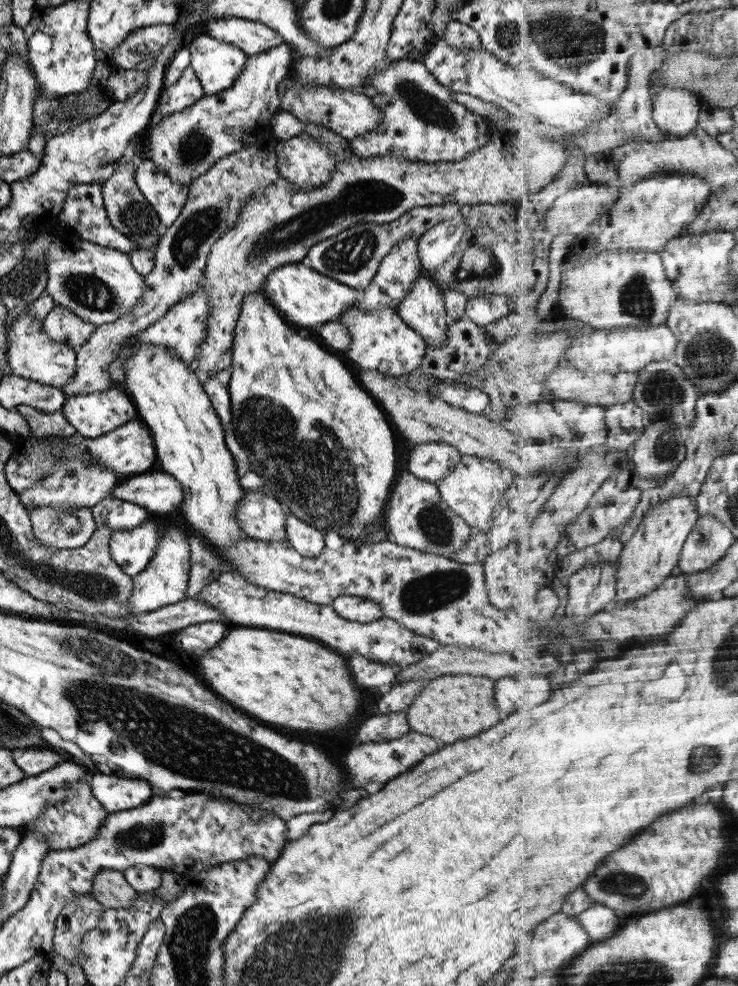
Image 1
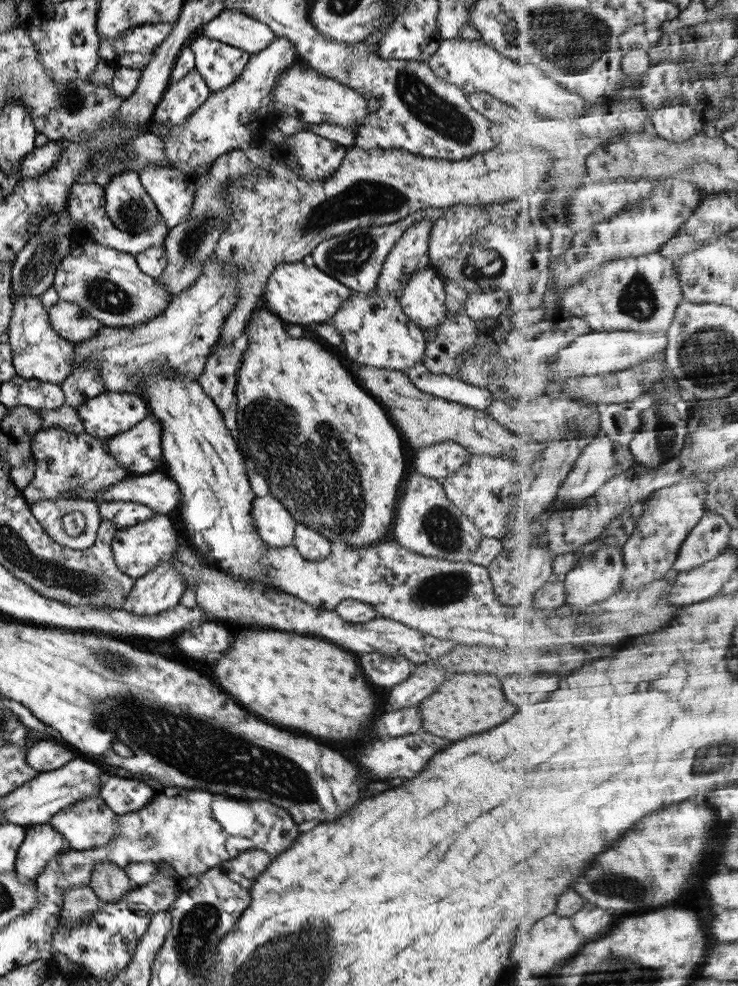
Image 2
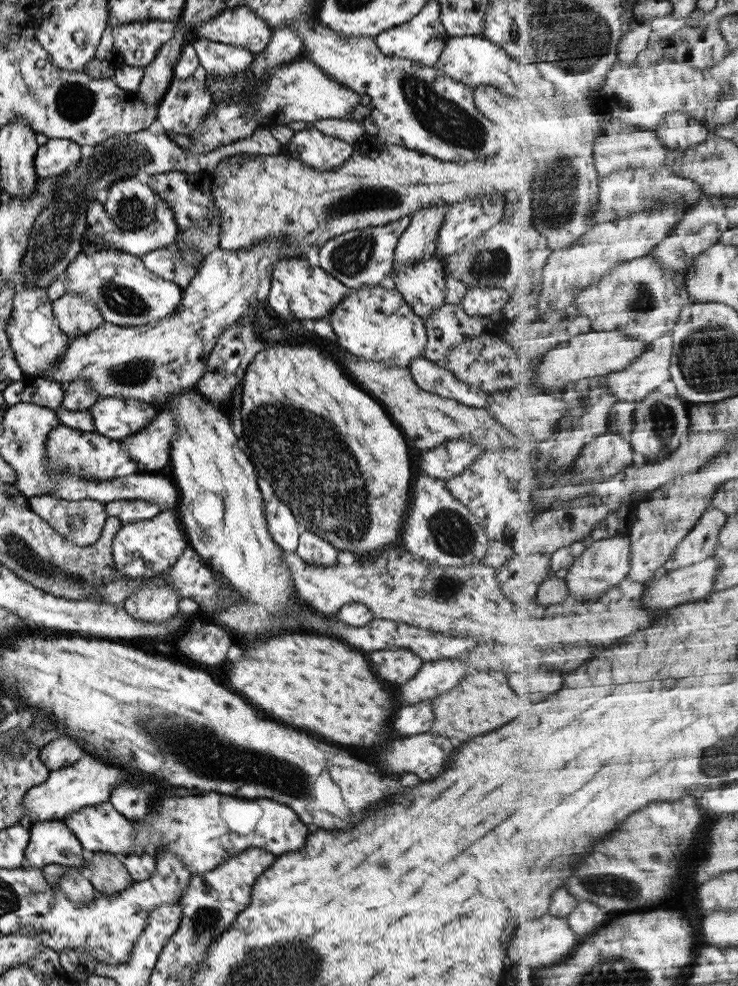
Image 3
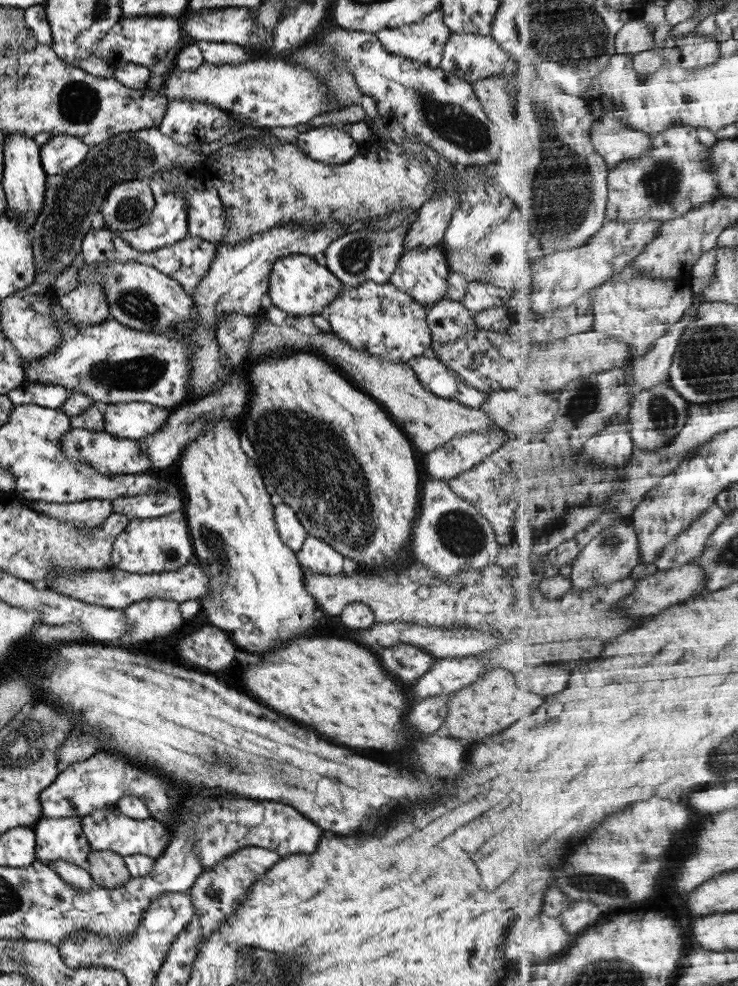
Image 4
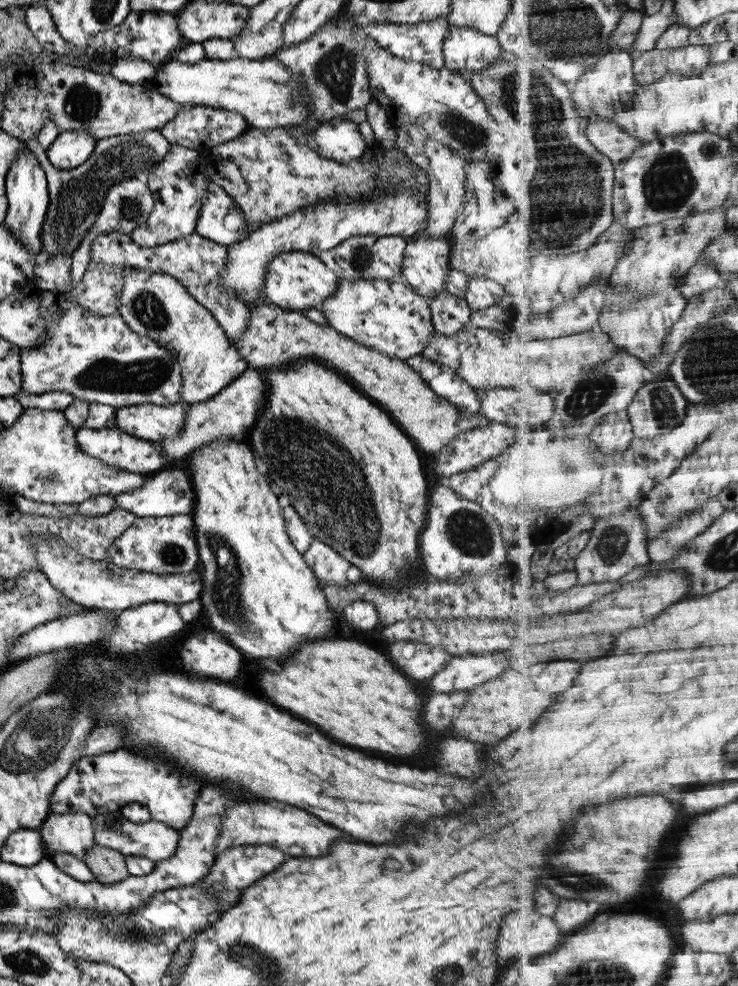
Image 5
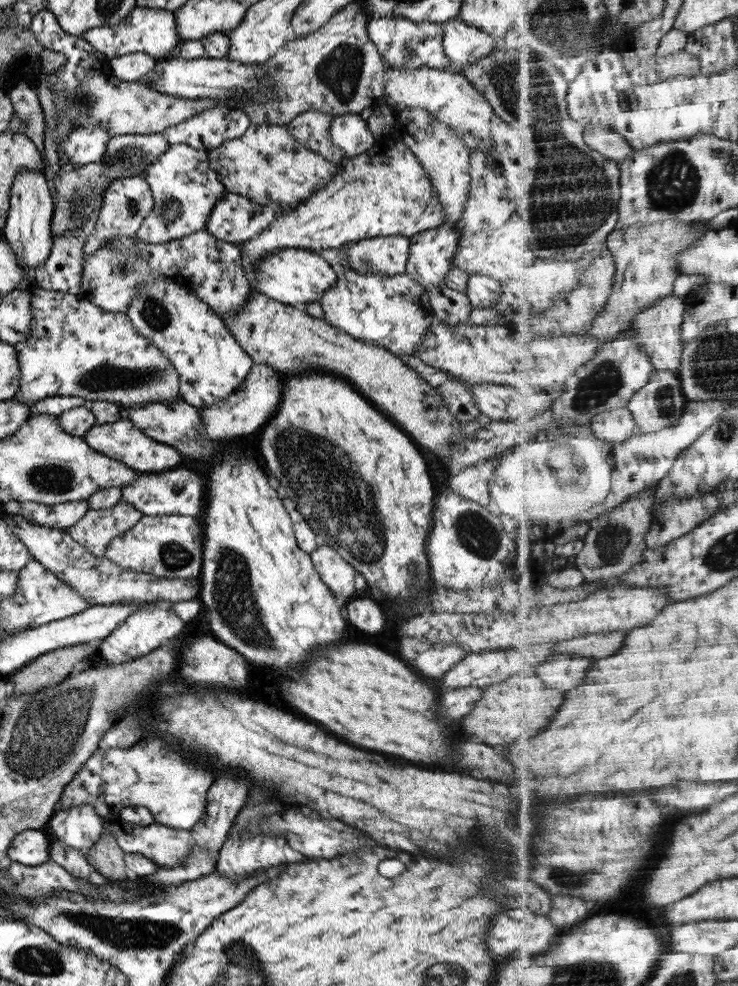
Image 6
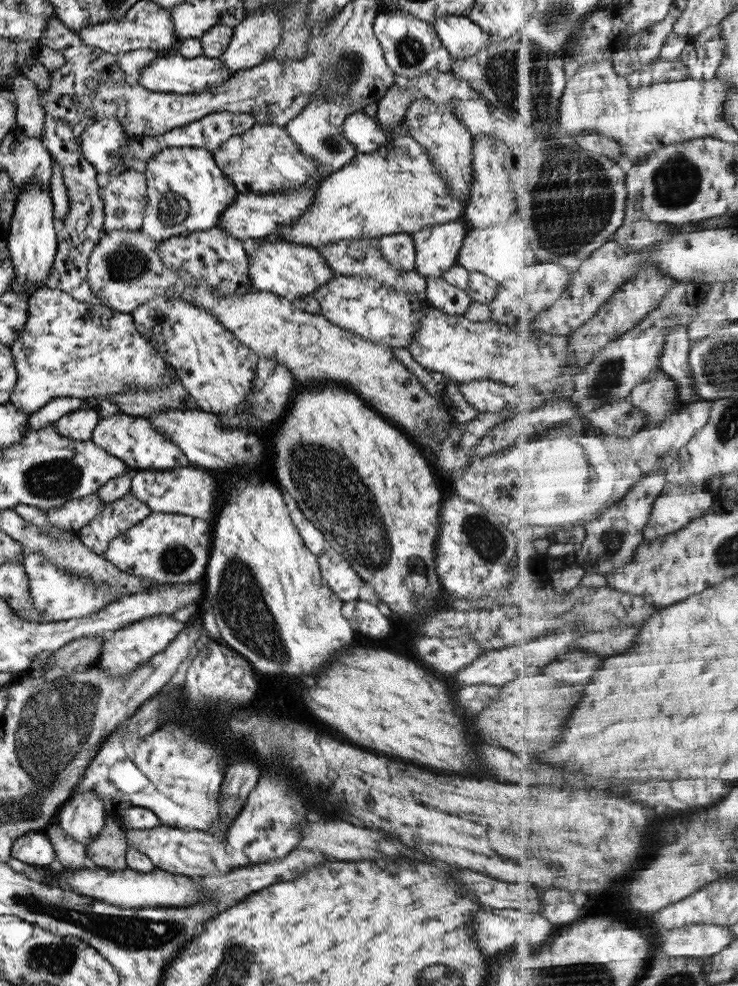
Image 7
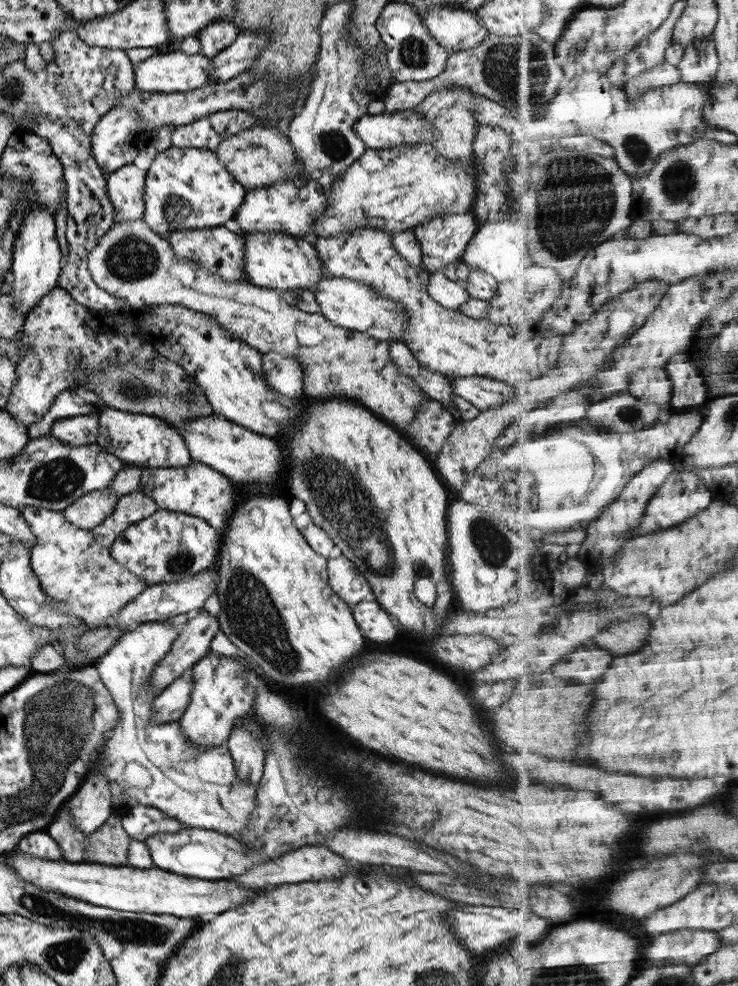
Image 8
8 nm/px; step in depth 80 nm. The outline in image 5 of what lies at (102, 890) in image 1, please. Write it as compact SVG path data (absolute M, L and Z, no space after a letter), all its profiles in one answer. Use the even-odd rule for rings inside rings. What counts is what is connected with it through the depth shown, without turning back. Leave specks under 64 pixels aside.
M94 844L87 851L82 862L101 884L113 884L127 878L128 875L122 854L98 844Z

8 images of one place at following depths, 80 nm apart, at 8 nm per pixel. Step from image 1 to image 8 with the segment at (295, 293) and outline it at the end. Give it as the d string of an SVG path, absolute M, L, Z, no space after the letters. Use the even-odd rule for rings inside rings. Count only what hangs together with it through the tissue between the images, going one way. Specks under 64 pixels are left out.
M247 232L242 238L245 280L255 286L294 293L311 286L314 289L324 274L312 240L285 232Z

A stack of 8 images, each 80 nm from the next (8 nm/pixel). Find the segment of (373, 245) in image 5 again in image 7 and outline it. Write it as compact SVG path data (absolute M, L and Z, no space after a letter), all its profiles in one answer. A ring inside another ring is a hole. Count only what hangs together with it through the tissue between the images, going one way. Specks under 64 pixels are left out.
M409 234L380 235L376 240L376 247L393 268L405 273L413 270L415 249Z

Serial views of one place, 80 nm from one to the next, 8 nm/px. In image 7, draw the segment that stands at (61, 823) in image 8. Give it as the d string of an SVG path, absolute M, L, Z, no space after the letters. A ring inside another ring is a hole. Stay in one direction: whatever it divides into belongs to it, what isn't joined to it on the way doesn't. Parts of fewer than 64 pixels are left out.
M54 822L45 828L43 833L53 847L55 863L59 868L77 871L89 867L89 870L92 870L91 862L86 858L86 846L83 846L83 843L75 842L71 836L67 837L63 829Z

